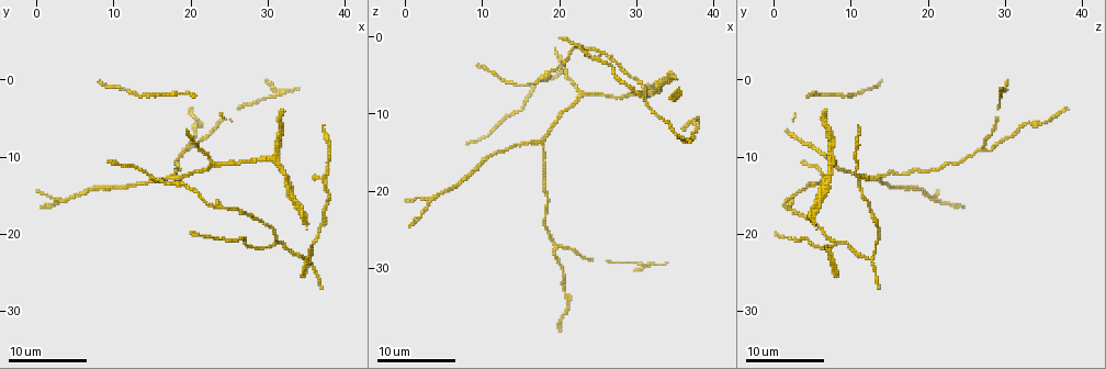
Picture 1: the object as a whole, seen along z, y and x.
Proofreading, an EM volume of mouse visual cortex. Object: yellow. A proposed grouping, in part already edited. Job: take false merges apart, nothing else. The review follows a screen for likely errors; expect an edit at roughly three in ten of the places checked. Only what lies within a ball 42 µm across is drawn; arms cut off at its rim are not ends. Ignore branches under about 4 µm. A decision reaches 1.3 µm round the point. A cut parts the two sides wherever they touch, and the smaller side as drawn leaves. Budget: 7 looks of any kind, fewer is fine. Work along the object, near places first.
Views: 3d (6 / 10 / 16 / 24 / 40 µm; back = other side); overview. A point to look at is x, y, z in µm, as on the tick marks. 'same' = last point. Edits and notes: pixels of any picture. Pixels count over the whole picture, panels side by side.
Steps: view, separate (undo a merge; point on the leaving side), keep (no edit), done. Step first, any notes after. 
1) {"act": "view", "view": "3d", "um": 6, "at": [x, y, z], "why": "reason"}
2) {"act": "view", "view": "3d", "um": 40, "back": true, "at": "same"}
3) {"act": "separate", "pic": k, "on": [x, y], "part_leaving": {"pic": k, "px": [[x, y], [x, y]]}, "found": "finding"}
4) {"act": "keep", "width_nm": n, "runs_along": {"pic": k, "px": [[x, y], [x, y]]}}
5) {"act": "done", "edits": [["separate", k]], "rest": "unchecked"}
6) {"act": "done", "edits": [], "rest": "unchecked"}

{"act": "view", "view": "3d", "um": 16, "at": [23.0, 11.0, 7.5], "why": "a fork"}

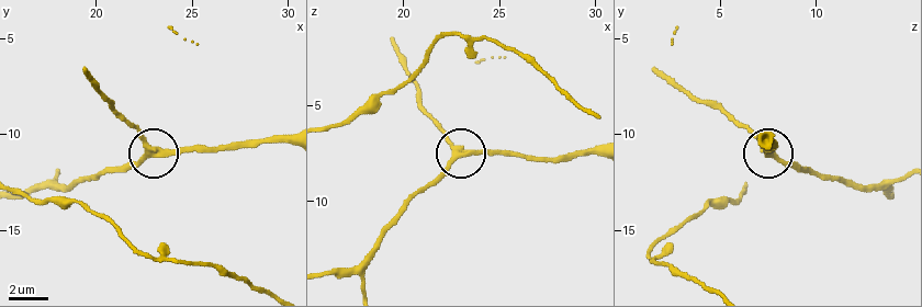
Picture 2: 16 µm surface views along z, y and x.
{"act": "keep", "width_nm": 270, "runs_along": {"pic": 2, "px": [[287, 144], [156, 150], [121, 115]]}, "found": "all the same cell"}

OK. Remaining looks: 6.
{"act": "view", "view": "3d", "um": 6, "at": [30.5, 21.5, 8.0], "why": "branch point"}

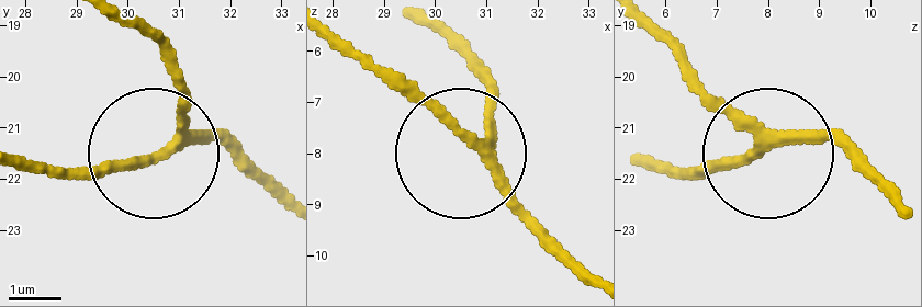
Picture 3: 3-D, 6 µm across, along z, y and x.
{"act": "keep", "arms": 3, "found": "one cell here"}

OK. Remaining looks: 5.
{"act": "view", "view": "3d", "um": 10, "at": [17.5, 12.5, 14.0], "why": "arms part here"}

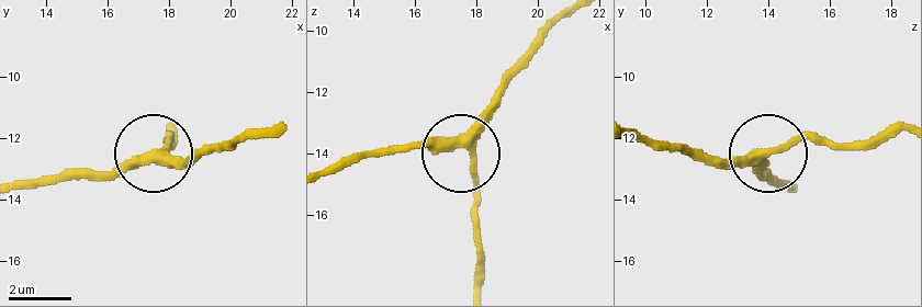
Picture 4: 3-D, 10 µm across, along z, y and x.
{"act": "keep", "runs_along": {"pic": 4, "px": [[560, 18], [473, 144], [366, 151]]}, "found": "all the same cell"}

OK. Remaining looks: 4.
{"act": "done", "edits": [], "rest": "unchecked"}

